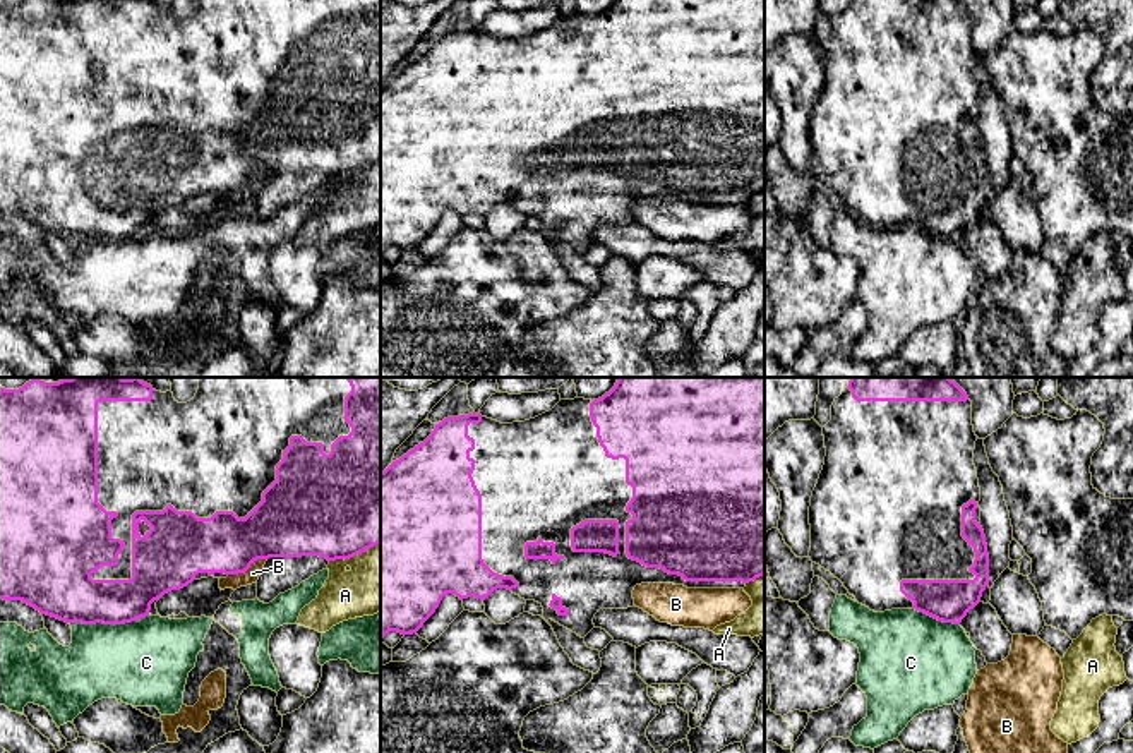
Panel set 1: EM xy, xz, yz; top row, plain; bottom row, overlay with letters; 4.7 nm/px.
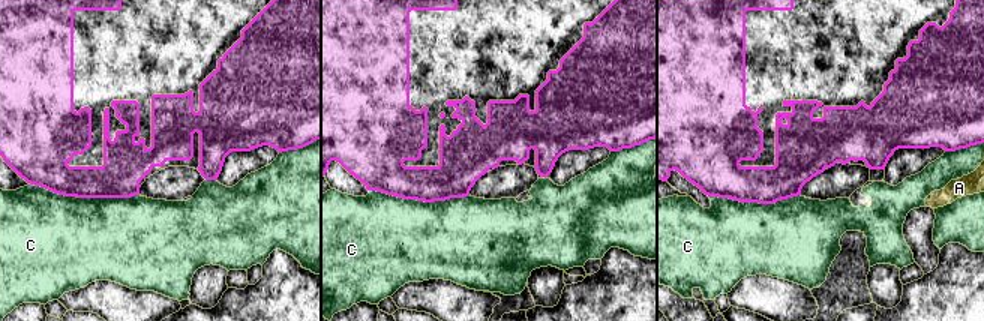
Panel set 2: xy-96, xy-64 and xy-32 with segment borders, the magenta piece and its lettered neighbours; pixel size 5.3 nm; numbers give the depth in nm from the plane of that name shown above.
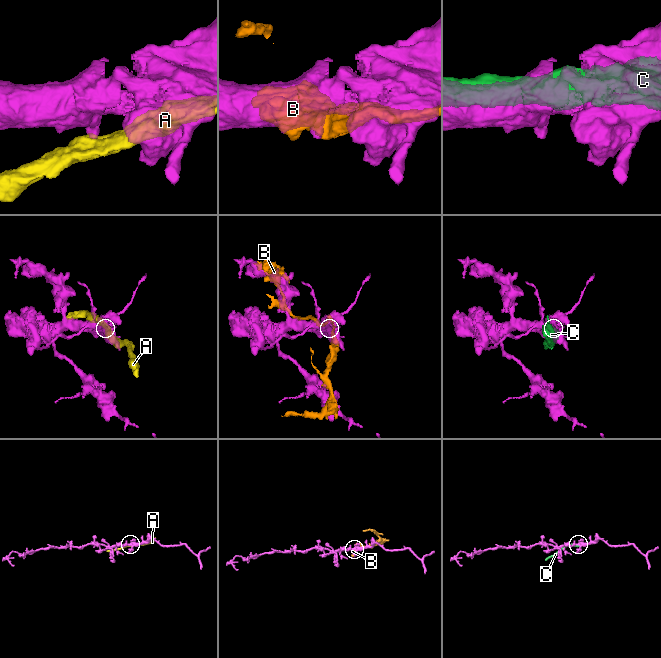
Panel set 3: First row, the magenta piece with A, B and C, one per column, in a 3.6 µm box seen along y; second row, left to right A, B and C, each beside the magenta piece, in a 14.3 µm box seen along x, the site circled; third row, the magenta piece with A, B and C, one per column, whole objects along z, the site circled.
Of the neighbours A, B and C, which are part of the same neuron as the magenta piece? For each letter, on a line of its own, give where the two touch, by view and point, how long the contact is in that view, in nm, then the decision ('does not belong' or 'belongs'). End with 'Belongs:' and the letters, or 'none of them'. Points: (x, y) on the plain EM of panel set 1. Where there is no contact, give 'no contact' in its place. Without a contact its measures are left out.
A: meets magenta in xy at (353, 170); contact 260 nm long; does not belong
B: meets magenta in xy at (247, 184); contact 200 nm long; does not belong
C: meets magenta in xy at (108, 239); contact 380 nm long; does not belong
Belongs: none of them

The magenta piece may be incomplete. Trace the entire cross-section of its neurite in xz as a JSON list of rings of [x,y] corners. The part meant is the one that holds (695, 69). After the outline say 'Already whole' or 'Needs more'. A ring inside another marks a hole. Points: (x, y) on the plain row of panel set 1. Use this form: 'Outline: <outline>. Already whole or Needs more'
Outline: [[[615,0],[608,9],[598,15],[561,15],[552,26],[513,39],[501,39],[497,36],[482,33],[480,29],[468,29],[447,33],[435,39],[432,50],[393,77],[381,87],[381,257],[389,247],[401,250],[417,249],[423,238],[435,228],[446,209],[456,213],[485,216],[494,206],[507,204],[525,216],[535,216],[543,223],[543,235],[555,237],[584,254],[593,244],[593,233],[600,225],[627,225],[634,223],[632,206],[641,199],[674,199],[687,204],[744,204],[749,197],[764,190],[764,0]]]. Needs more

